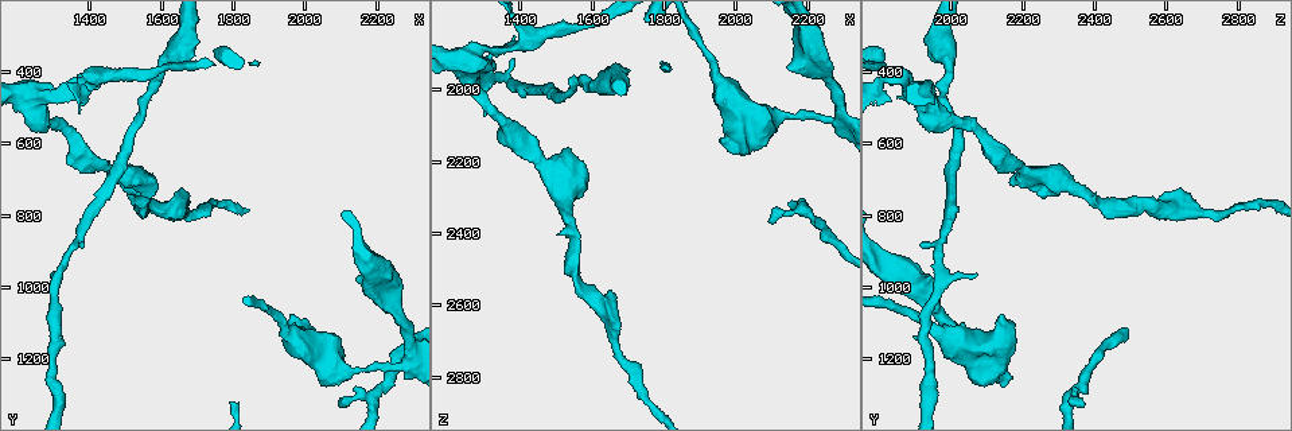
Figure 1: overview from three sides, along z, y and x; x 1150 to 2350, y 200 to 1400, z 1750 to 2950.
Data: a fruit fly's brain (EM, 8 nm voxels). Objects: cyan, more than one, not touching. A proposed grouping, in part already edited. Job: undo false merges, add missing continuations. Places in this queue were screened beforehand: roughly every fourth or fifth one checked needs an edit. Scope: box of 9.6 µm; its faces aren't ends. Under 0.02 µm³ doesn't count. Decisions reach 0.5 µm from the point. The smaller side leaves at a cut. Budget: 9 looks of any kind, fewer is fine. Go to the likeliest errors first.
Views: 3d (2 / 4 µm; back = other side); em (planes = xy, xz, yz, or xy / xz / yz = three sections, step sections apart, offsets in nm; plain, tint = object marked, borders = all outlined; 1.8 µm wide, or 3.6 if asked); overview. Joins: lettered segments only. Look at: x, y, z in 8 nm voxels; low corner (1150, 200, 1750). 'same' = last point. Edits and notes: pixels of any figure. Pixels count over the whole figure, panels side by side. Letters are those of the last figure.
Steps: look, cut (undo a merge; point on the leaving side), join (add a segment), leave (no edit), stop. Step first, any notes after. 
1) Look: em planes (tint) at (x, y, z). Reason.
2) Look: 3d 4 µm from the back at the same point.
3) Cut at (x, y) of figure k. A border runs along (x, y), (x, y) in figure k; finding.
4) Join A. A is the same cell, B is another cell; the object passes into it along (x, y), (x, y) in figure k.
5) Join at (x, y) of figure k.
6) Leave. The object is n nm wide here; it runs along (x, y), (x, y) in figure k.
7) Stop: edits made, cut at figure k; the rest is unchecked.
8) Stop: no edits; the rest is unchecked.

Look: em xz step 8 (borders) at (2270, 1230, 2090). A narrow waist.

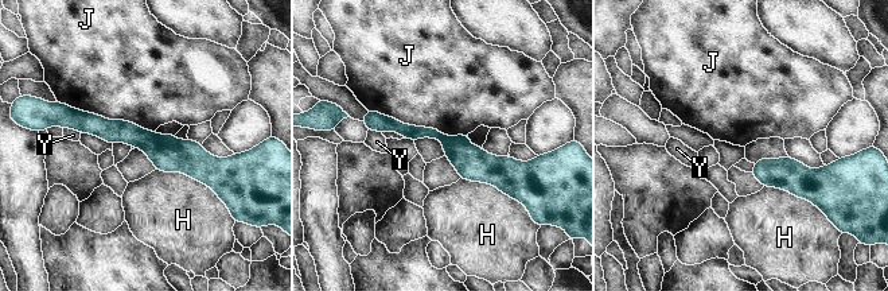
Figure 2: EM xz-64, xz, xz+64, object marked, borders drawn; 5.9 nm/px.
Cut at (112, 131) of figure 2. The longest contact is with J, 600 nm; H, J and Y are other cells; a second neuron is stuck on.

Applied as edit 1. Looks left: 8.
Look: 3d 4 µm at (2100, 1340, 2360). Free end.

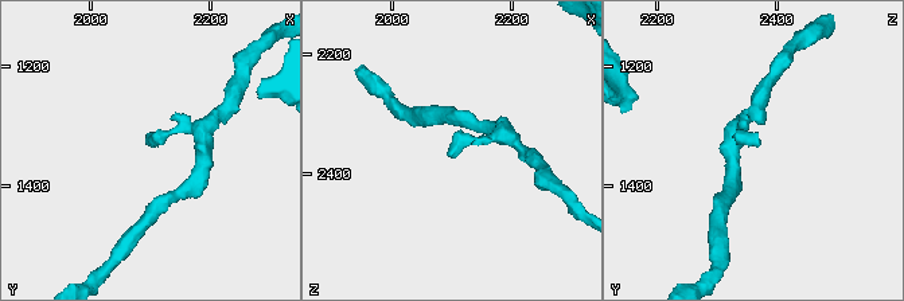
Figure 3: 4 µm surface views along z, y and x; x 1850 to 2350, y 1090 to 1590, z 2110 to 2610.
Look: em xy step 8 (borders) at (2095, 1335, 2365).

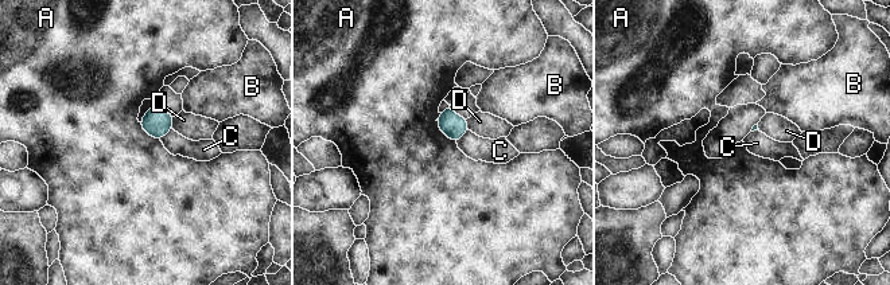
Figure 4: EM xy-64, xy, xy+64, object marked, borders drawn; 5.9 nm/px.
Leave. A, B, C and D are other cells; a border runs along (436, 121), (436, 127), (455, 143) in figure 4; none of them fits.

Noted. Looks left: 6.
Look: em planes (borders) at (1310, 960, 2070). Thin end.

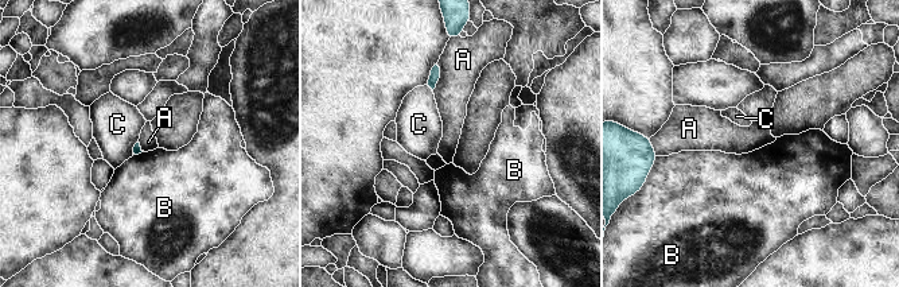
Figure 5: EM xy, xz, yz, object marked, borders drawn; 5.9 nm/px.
Leave. A, B and C are other cells; a border runs along (439, 61), (440, 78), (432, 90) in figure 5; none of them fits.

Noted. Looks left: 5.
Stop: edits made, cut at figure 2; the rest is unchecked.

